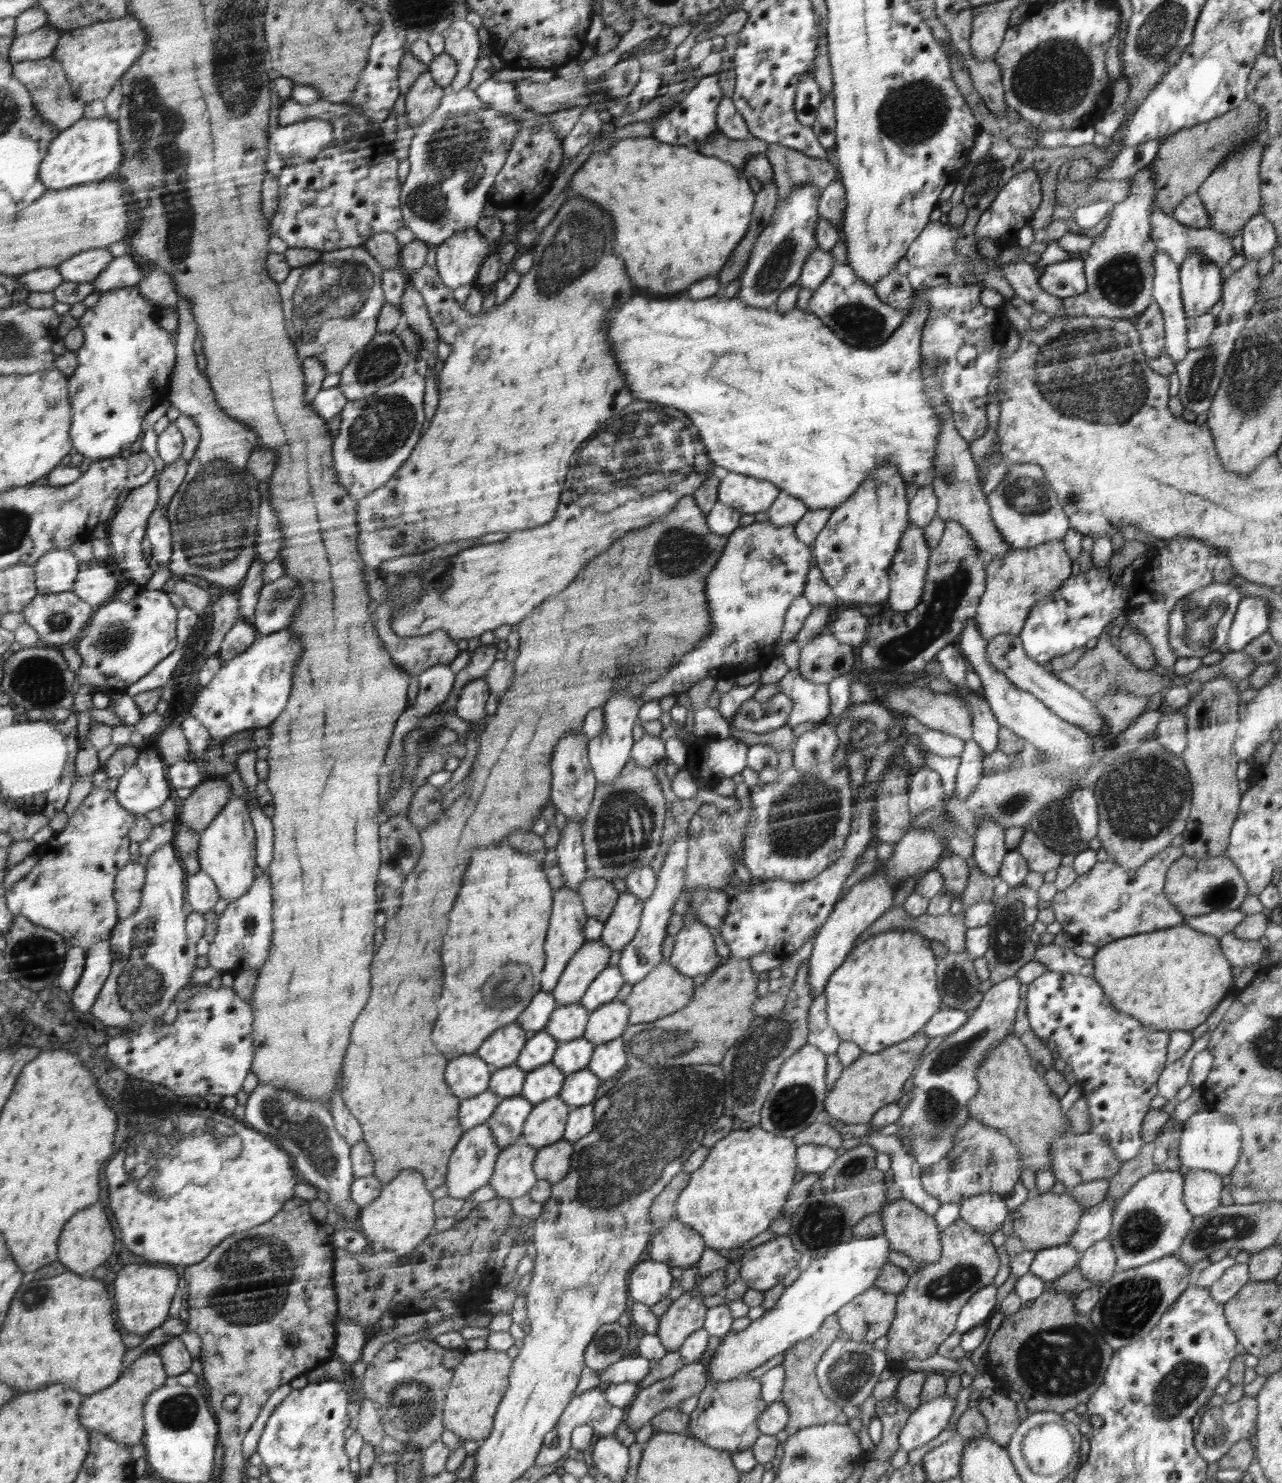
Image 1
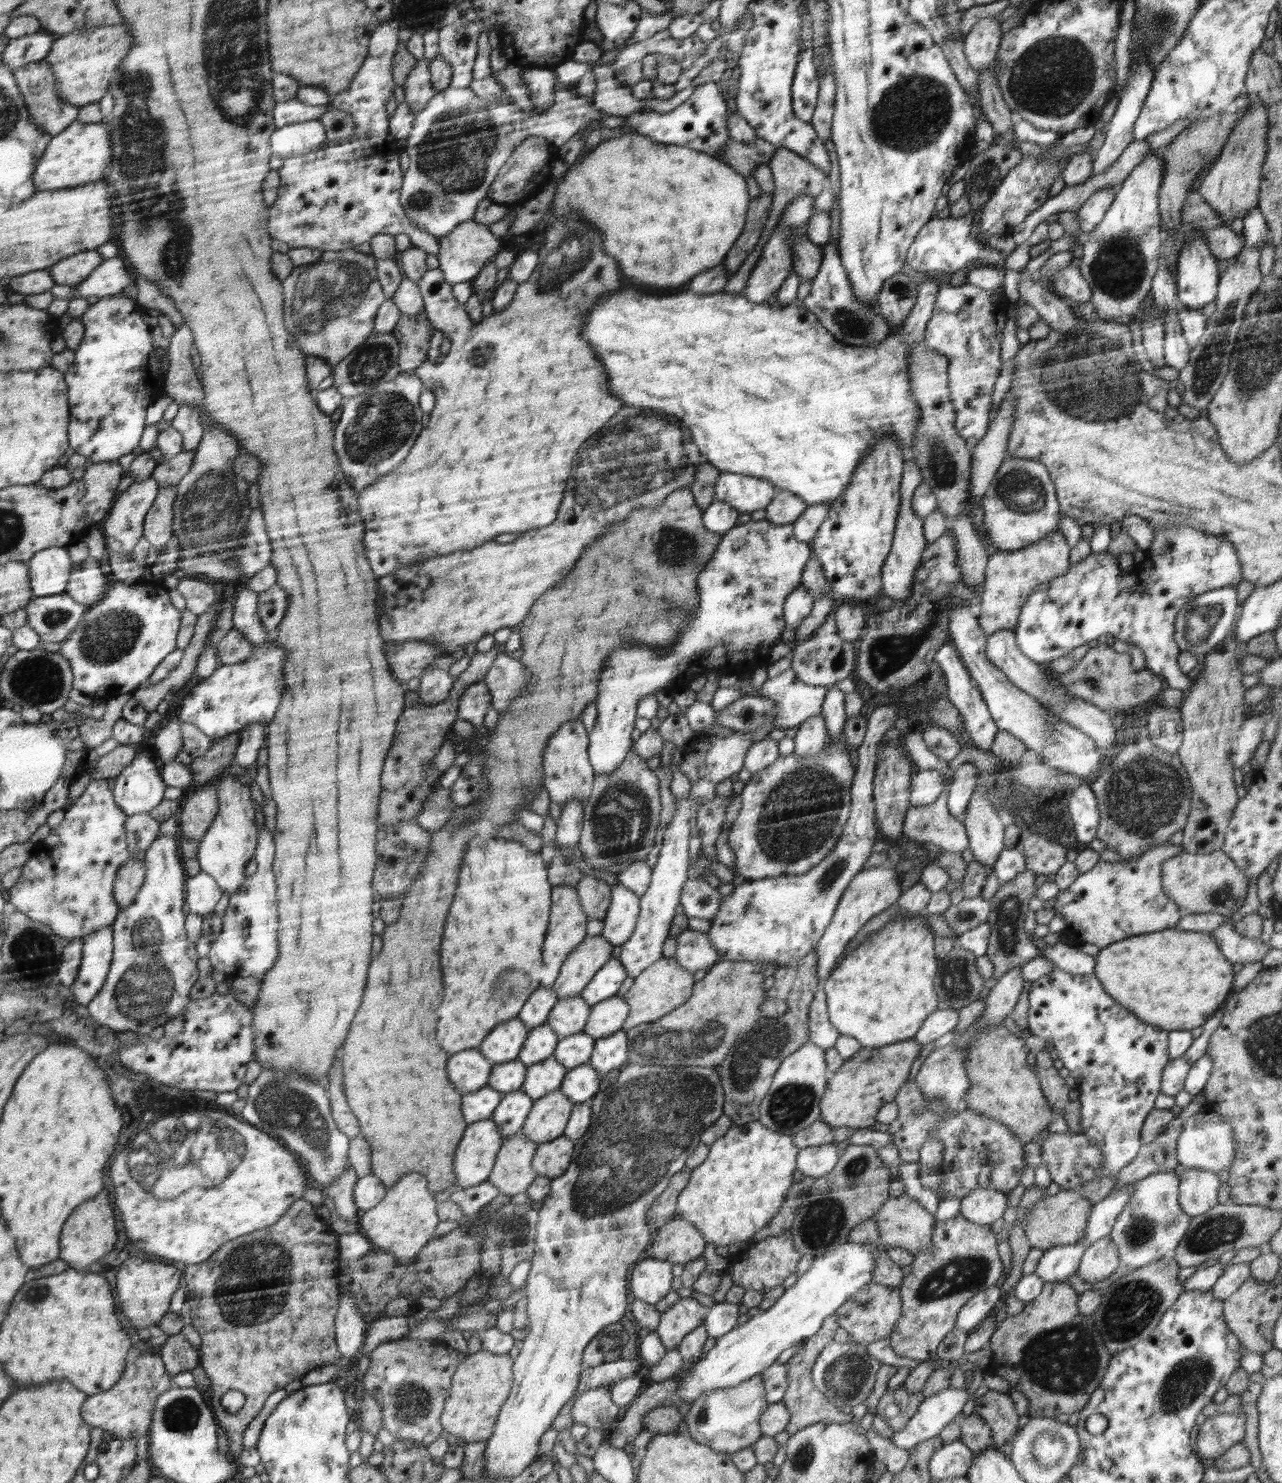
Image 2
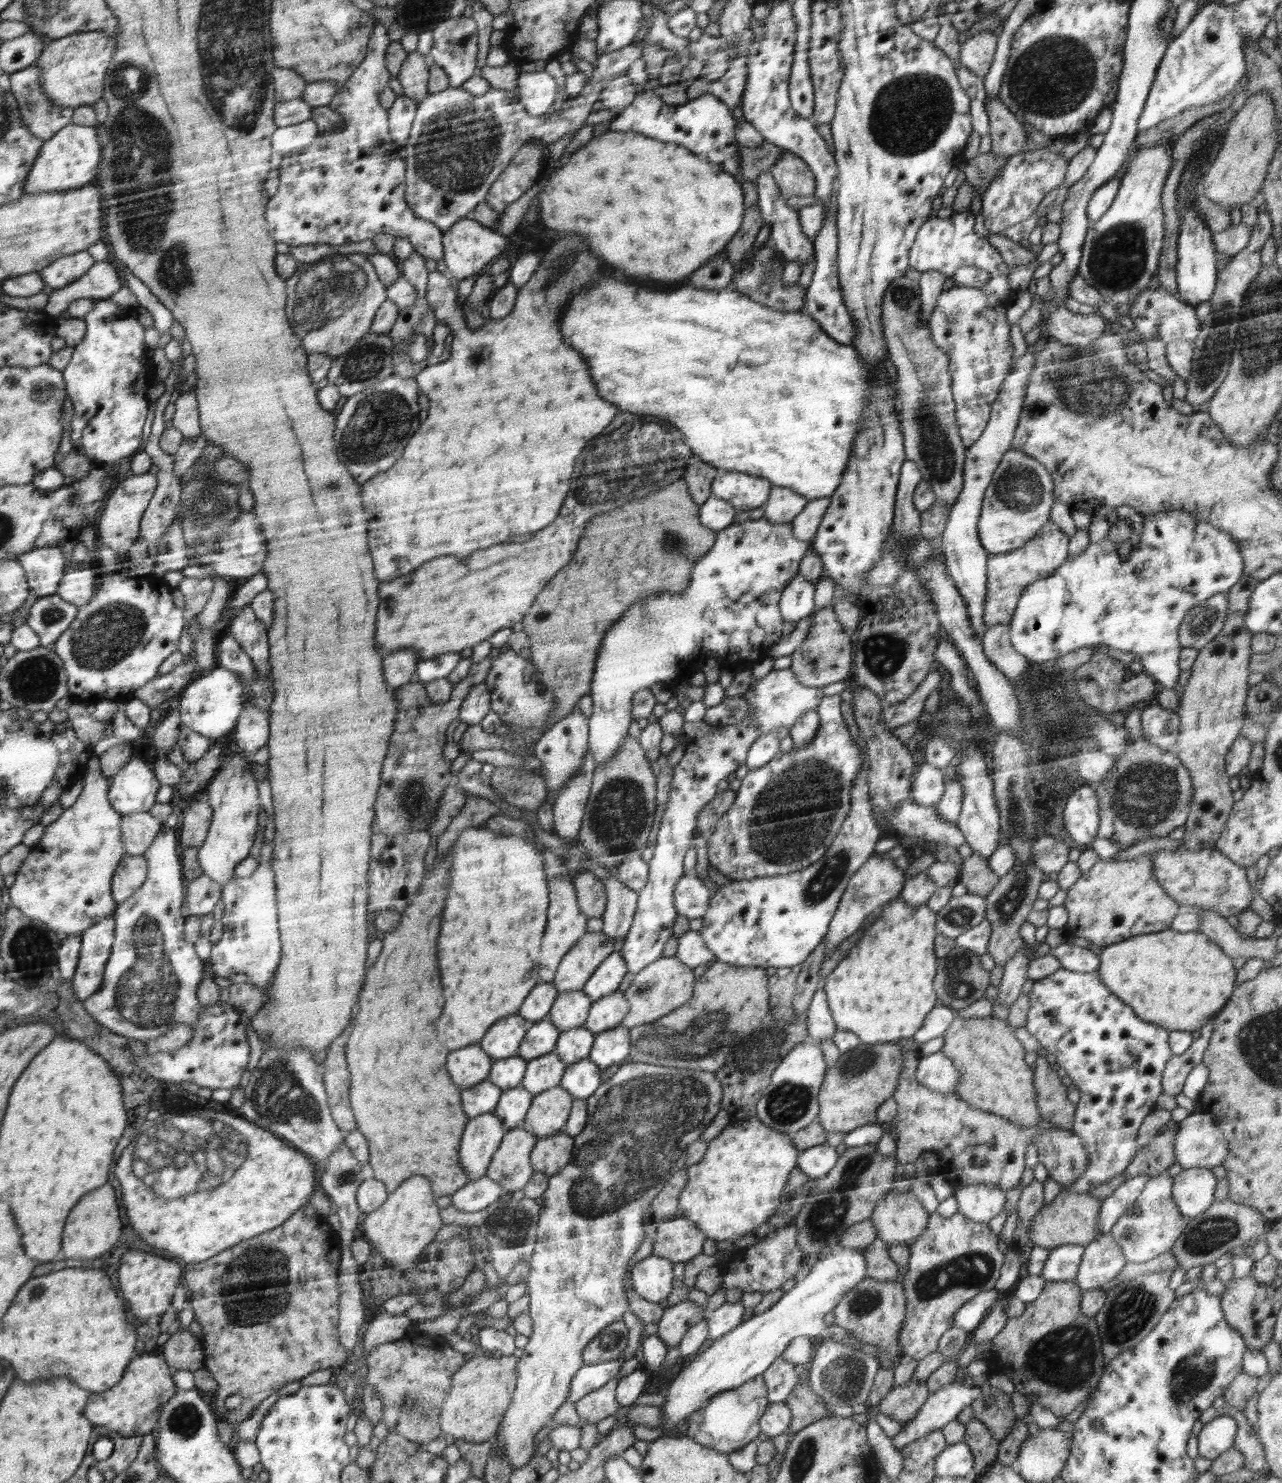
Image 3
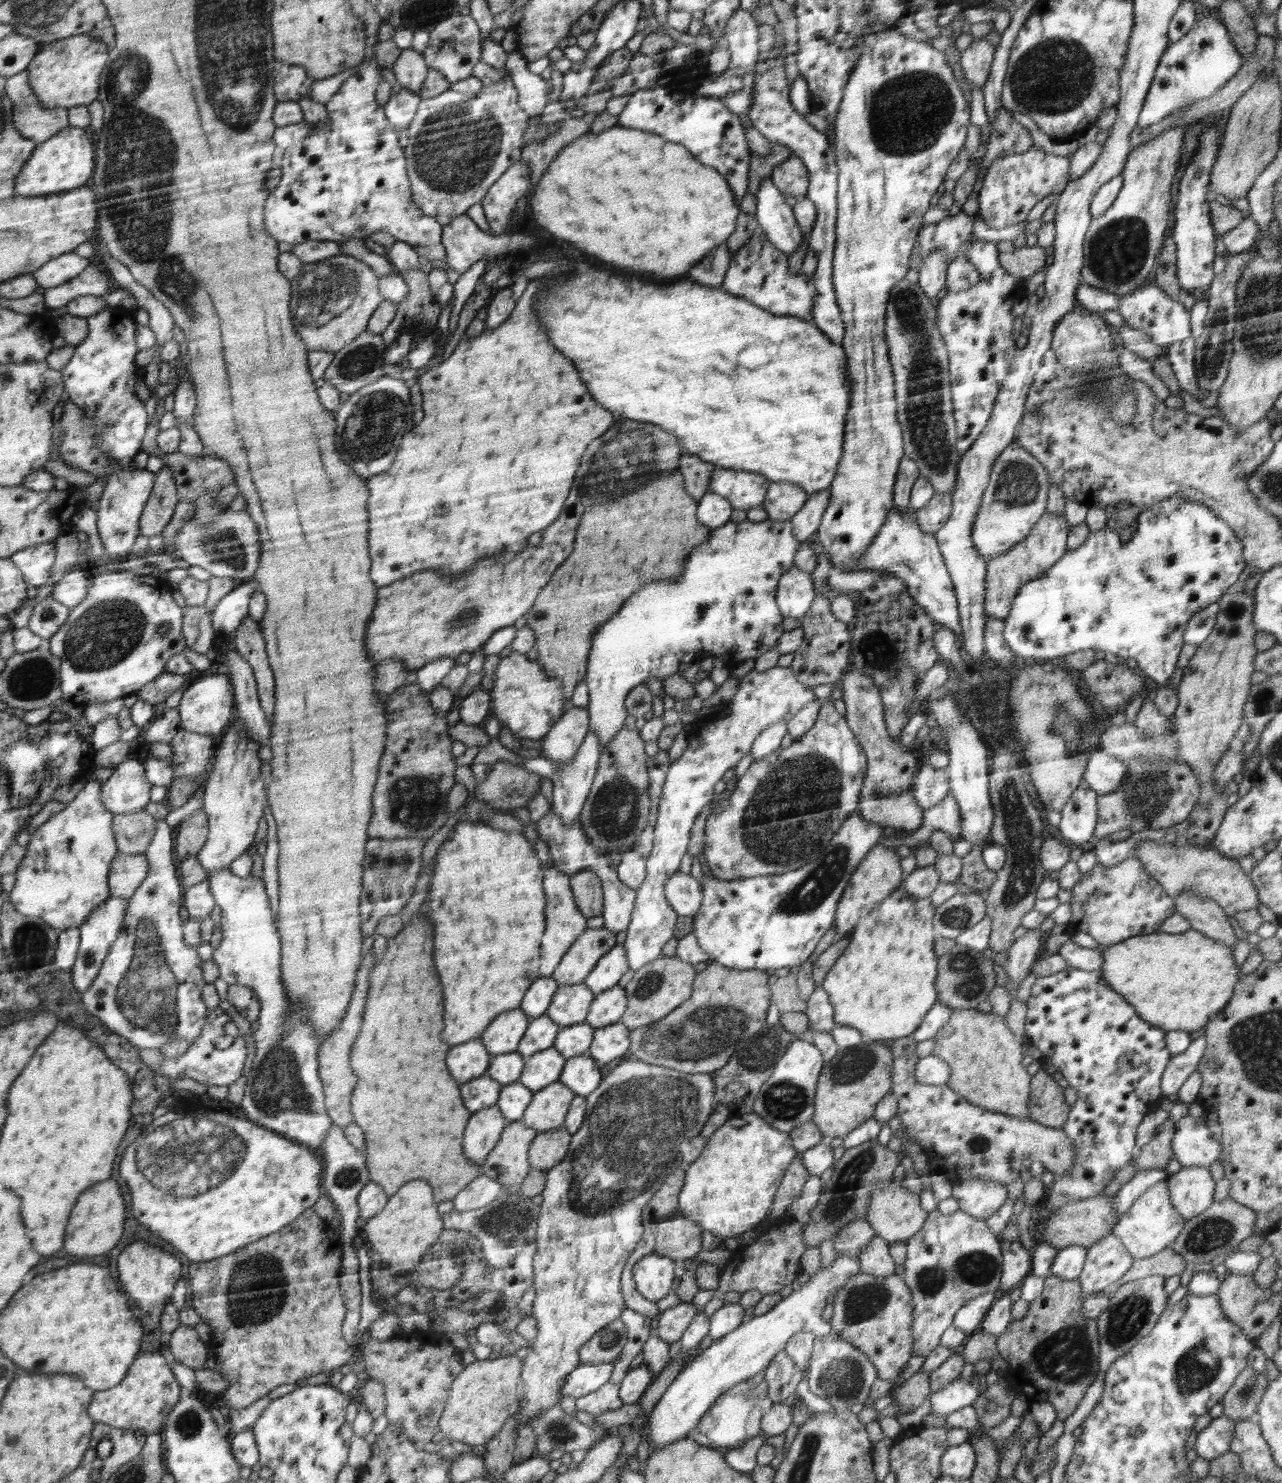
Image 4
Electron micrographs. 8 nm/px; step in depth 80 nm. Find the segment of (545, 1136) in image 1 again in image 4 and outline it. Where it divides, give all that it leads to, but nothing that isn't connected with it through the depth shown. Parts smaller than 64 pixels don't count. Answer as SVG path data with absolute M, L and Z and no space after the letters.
M558 1080L540 1091L534 1091L520 1120L530 1128L542 1132L562 1128L573 1100L573 1089Z

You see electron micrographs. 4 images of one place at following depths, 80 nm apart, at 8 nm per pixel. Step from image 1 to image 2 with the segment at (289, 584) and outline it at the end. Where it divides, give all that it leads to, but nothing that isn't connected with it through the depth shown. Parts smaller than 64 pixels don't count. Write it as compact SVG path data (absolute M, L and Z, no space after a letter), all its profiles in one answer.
M275 584L267 588L264 592L258 593L258 616L264 628L273 634L277 630L278 624L284 617L287 608L287 594L283 588Z

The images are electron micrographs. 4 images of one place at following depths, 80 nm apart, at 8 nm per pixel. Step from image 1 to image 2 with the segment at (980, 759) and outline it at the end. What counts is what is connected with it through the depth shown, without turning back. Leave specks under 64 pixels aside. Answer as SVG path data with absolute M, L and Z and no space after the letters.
M964 763L953 772L952 783L947 792L947 807L950 815L958 821L963 821L967 802L979 781L979 773L974 763Z

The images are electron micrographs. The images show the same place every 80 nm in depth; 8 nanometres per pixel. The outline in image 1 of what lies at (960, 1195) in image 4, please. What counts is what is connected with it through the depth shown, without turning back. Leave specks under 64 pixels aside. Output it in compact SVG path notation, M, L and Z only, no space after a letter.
M986 1193L974 1196L960 1204L959 1219L972 1226L977 1232L992 1238L1000 1224L1008 1216L1008 1208L1004 1206L1002 1196Z

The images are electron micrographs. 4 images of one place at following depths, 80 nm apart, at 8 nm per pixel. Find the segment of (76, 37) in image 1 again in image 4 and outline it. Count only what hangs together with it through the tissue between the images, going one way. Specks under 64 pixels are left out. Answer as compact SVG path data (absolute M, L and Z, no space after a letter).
M97 34L72 36L47 45L44 51L37 54L27 70L30 73L31 84L41 100L42 106L44 108L71 108L89 105L99 100L102 75L110 61L111 50L112 48L103 40L98 39Z

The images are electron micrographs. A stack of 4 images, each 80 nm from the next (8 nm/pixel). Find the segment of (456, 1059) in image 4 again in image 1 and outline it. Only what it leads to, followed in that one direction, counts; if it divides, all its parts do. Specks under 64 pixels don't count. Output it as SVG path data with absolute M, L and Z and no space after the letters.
M475 1053L458 1056L458 1060L450 1060L450 1068L446 1068L446 1082L462 1100L472 1099L489 1088L490 1067Z

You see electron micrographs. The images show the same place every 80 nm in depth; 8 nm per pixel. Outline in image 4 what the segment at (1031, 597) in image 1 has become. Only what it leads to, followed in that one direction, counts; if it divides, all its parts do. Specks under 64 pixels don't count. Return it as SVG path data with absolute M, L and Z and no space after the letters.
M1046 510L1041 516L1040 522L1029 532L1028 538L1009 548L1000 556L987 561L987 573L985 578L985 616L1004 620L1012 608L1012 601L1018 589L1031 580L1037 579L1053 564L1056 564L1062 555L1069 550L1067 536L1069 526L1065 515L1057 515Z

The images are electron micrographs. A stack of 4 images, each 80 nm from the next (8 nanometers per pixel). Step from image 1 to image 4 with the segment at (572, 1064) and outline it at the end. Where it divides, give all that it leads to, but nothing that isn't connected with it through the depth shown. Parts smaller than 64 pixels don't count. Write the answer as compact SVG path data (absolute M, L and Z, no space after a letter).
M586 1021L569 1027L561 1027L553 1047L562 1052L566 1059L588 1054L594 1034L596 1034L596 1030Z

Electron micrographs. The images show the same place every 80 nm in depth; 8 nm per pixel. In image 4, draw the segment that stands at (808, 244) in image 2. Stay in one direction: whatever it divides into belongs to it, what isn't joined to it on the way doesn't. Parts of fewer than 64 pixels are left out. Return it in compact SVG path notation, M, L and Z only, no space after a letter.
M765 177L760 183L755 213L759 229L766 238L782 252L797 251L804 244L804 234L800 231L794 211L786 204L786 197L772 182L771 177Z

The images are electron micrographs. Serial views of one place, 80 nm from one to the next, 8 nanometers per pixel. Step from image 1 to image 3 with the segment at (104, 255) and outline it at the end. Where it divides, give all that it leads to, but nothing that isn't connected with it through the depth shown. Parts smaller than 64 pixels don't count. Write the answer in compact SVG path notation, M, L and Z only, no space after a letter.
M83 250L82 252L69 254L68 256L64 256L64 258L60 258L52 266L48 266L48 268L41 272L47 286L61 289L76 282L76 280L80 280L96 264L96 258L88 250Z

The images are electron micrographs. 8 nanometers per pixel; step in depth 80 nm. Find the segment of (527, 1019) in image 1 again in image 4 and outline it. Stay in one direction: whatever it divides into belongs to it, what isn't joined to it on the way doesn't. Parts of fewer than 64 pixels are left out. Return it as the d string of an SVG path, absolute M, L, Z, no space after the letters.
M538 977L522 999L520 1006L522 1012L525 1012L530 1019L544 1015L557 987L557 982L552 977Z

